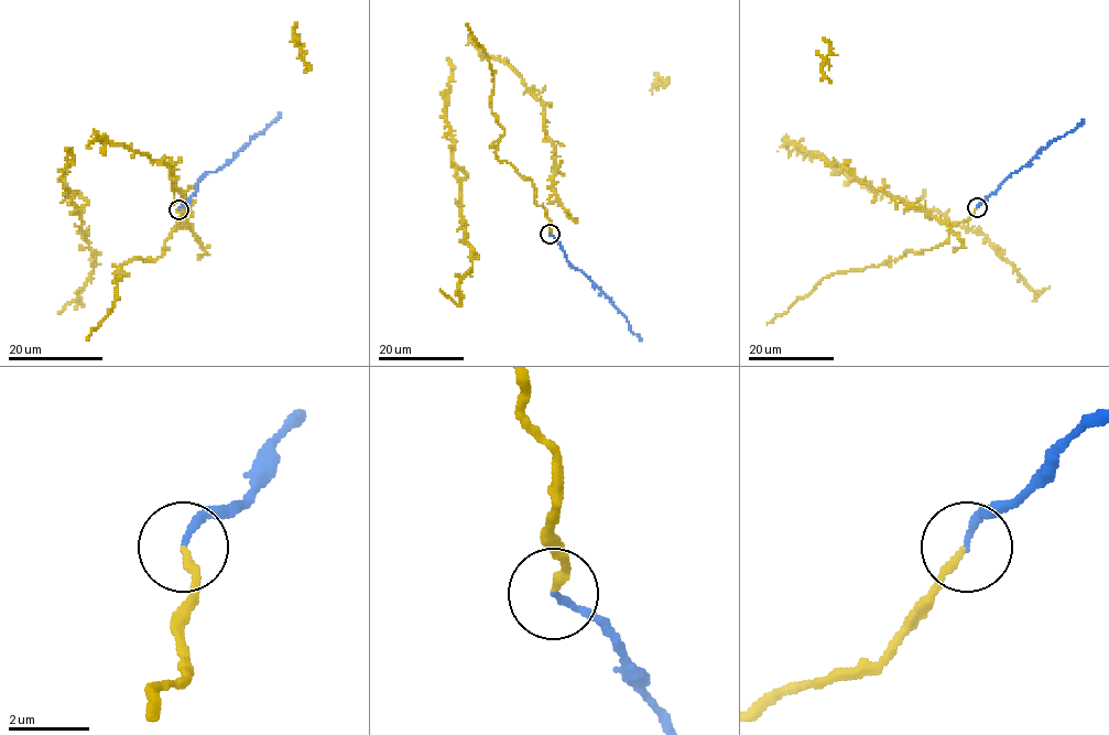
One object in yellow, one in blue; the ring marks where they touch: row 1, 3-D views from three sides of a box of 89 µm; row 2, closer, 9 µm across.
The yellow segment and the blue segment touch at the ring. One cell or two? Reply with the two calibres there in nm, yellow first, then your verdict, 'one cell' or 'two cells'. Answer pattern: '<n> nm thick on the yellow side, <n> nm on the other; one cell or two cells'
190 nm thick on the yellow side, 170 nm on the other; one cell

